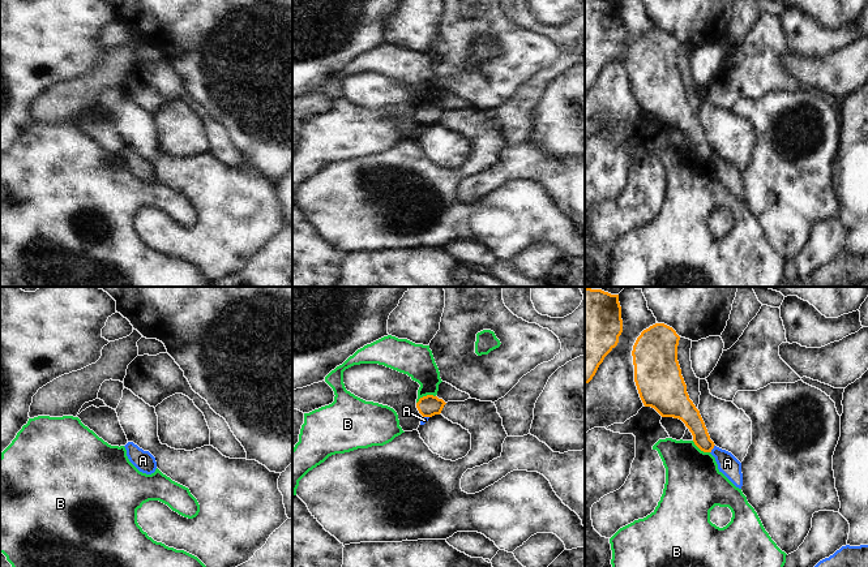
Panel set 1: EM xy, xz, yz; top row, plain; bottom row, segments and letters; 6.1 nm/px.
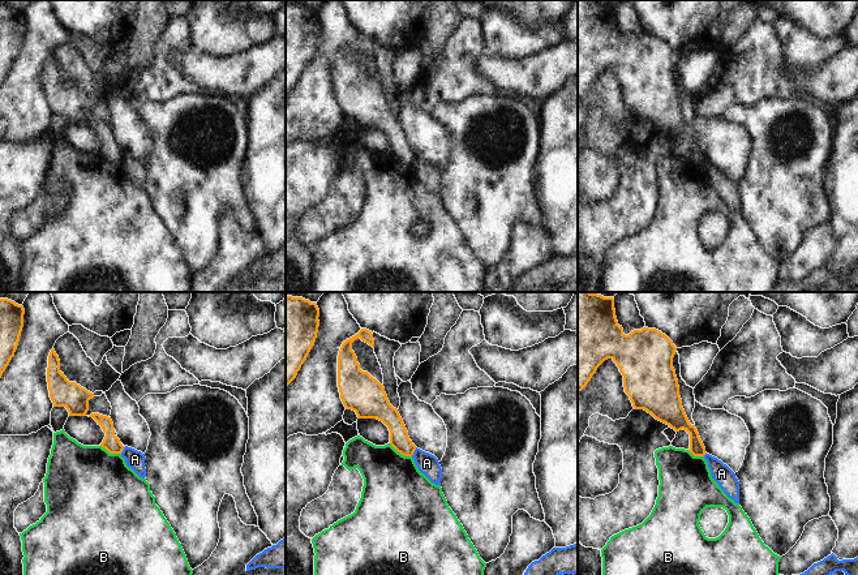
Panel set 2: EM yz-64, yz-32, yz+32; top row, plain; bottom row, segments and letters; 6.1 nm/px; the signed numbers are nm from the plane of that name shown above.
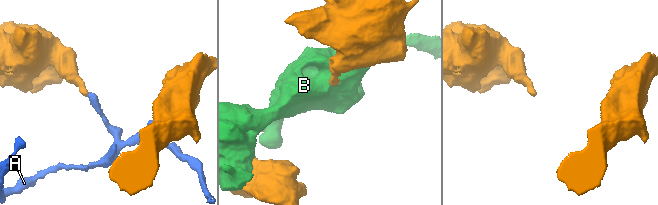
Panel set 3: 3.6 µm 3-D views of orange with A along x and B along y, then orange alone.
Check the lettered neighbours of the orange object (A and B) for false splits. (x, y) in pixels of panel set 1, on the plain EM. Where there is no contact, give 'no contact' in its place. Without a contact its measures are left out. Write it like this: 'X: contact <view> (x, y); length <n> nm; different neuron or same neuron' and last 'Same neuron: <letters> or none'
A: contact yz (713, 155); length 60 nm; different neuron
B: contact xz (424, 104); length 130 nm; different neuron
Same neuron: none

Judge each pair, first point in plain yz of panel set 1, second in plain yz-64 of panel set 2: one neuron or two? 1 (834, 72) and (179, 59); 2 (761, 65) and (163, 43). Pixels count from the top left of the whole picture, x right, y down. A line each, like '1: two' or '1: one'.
1: one
2: one

